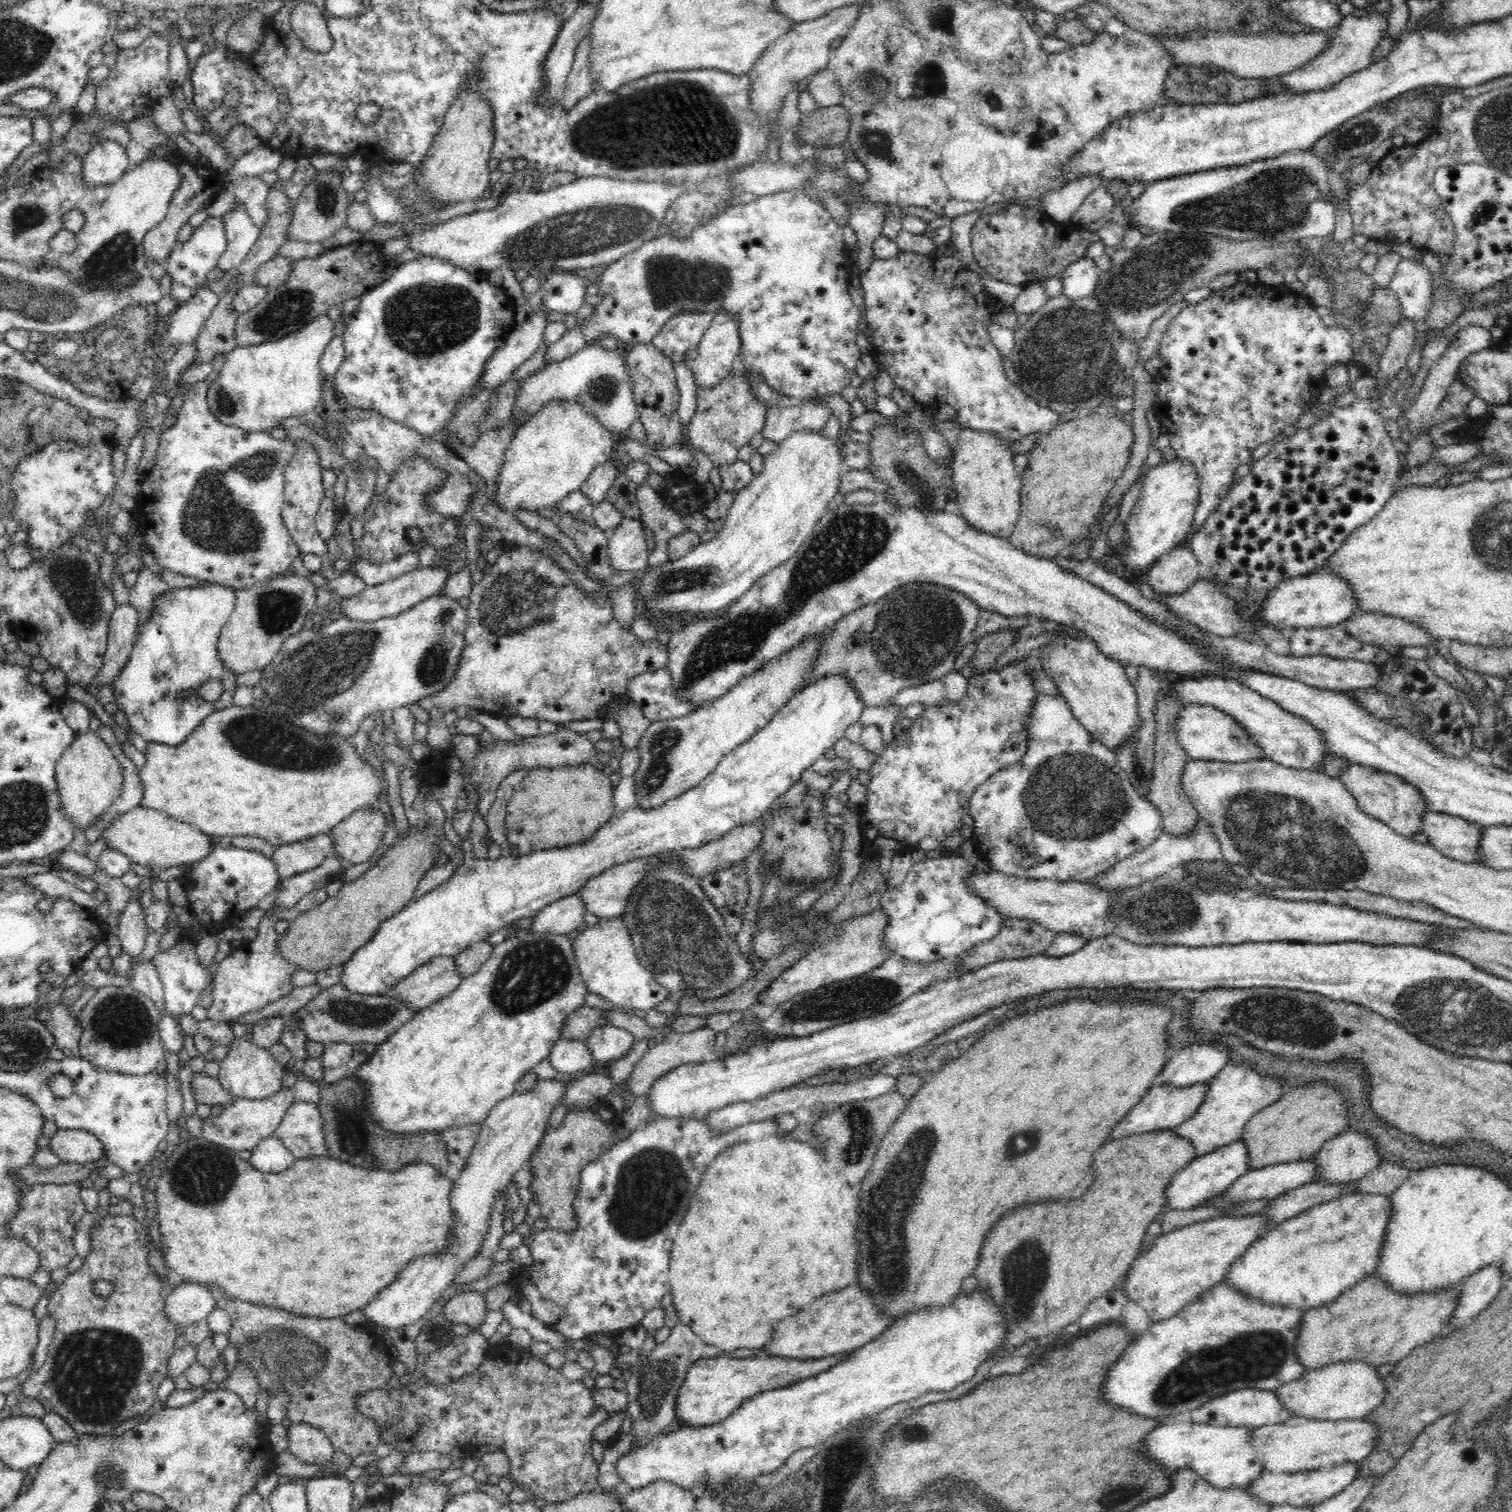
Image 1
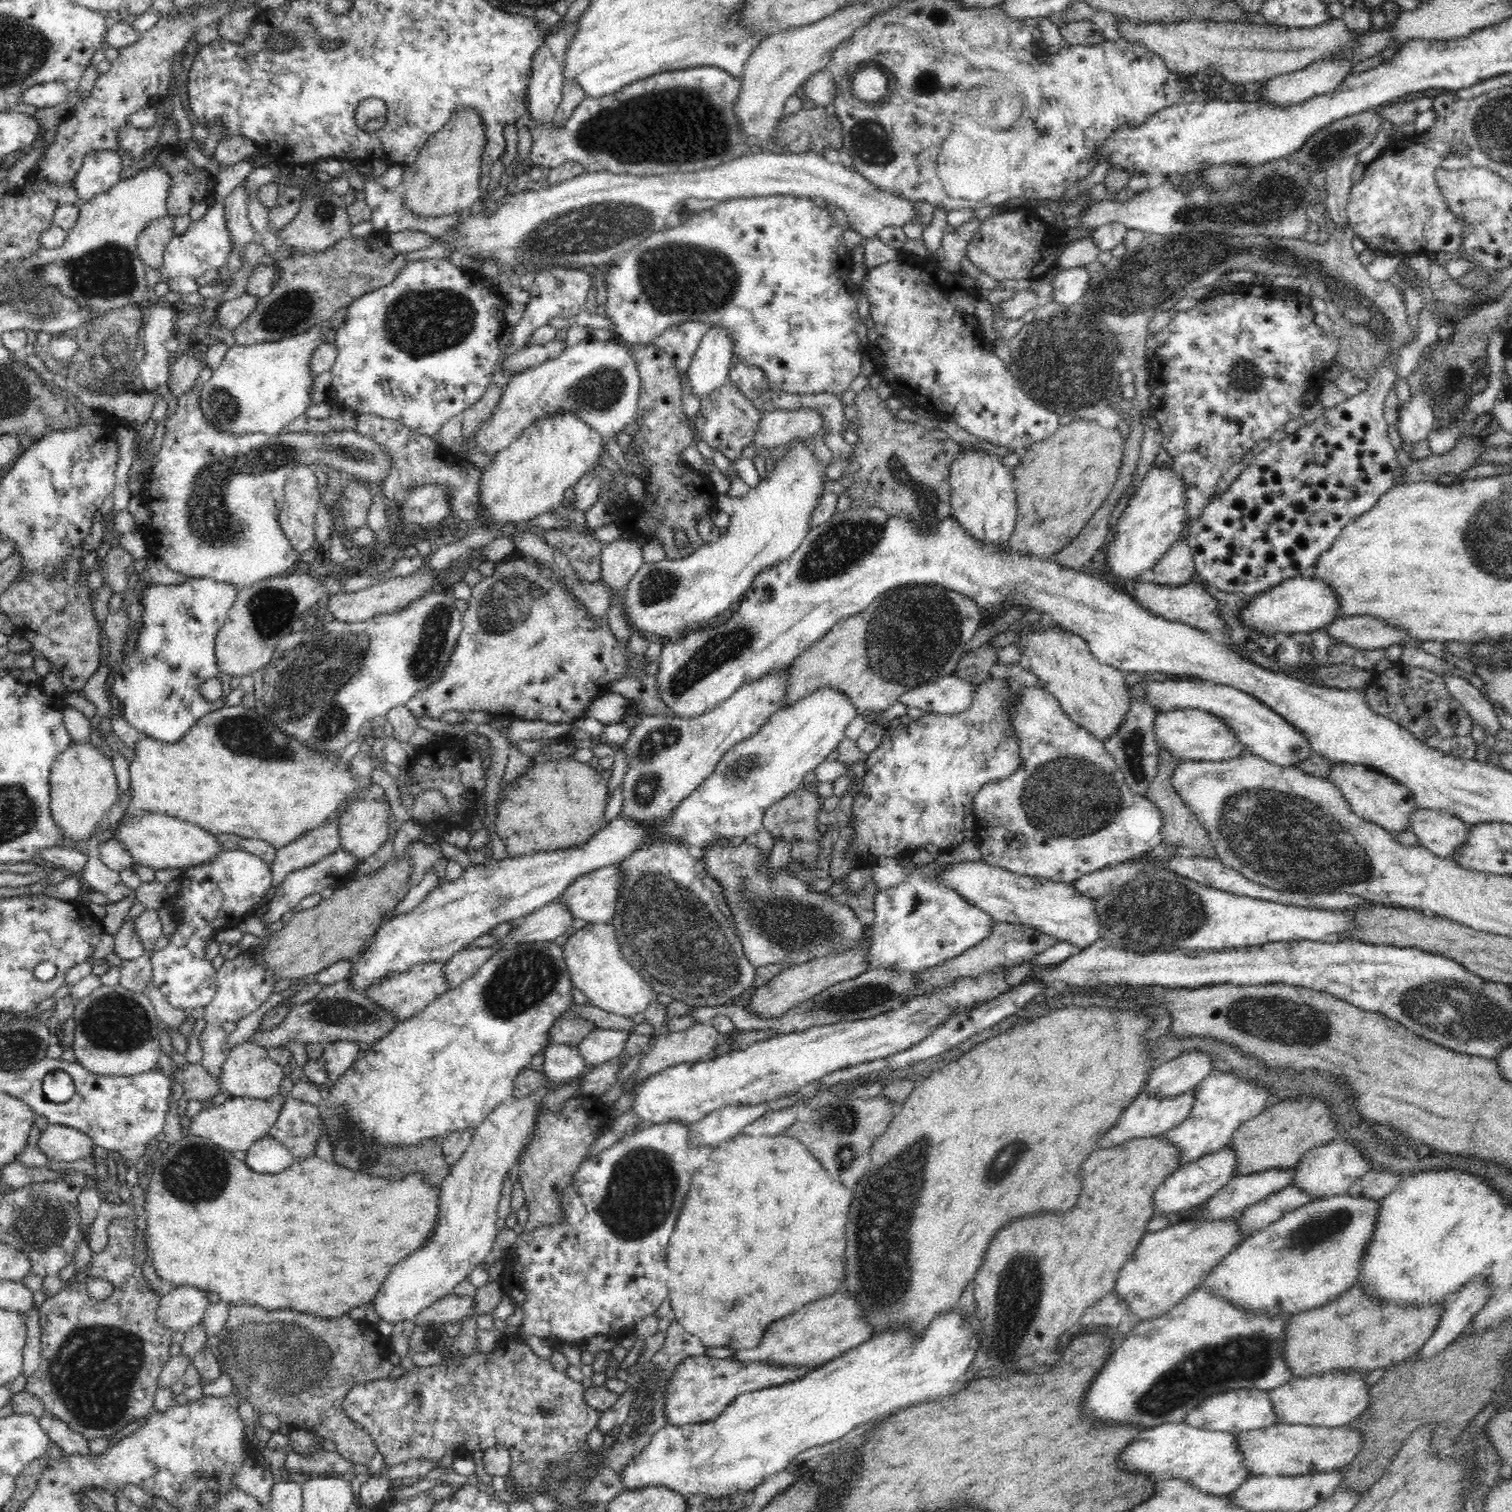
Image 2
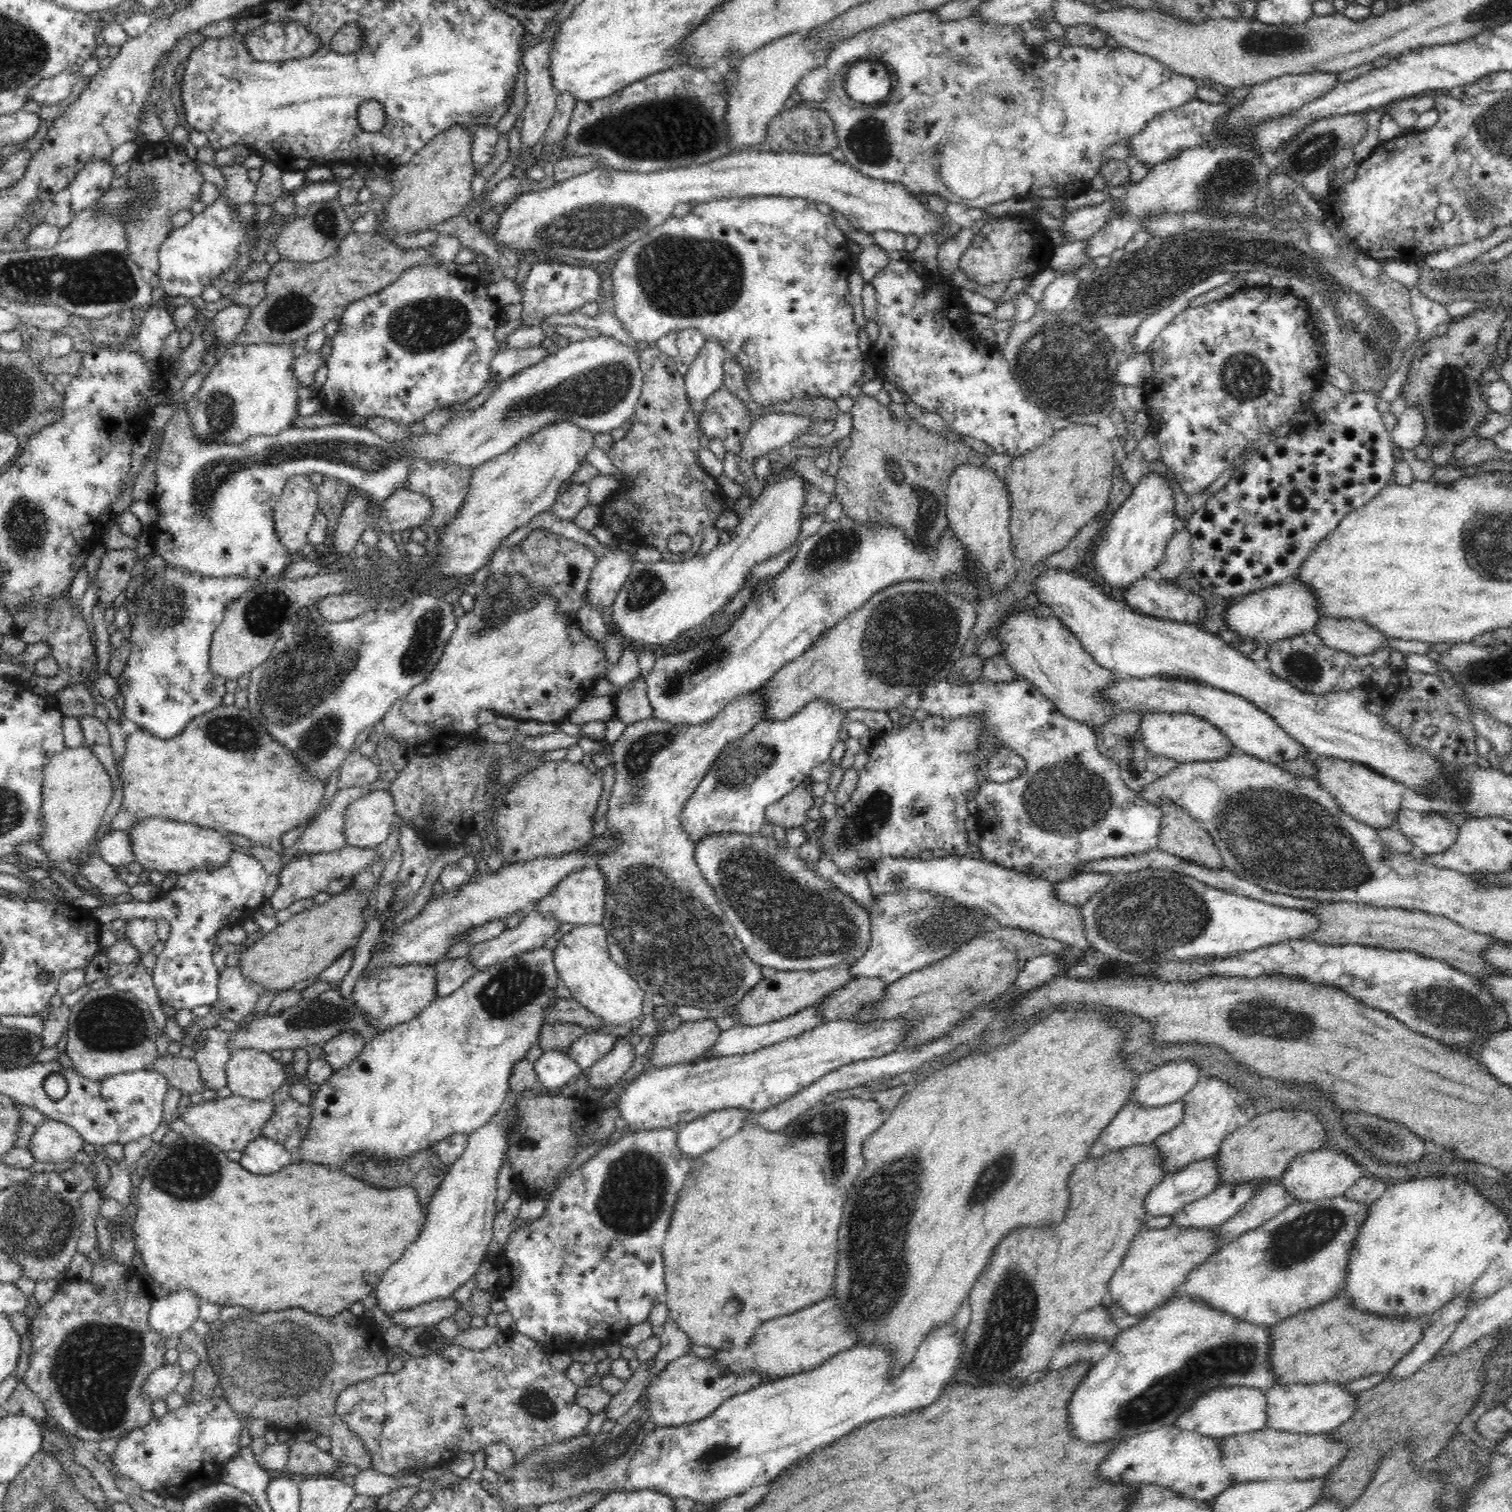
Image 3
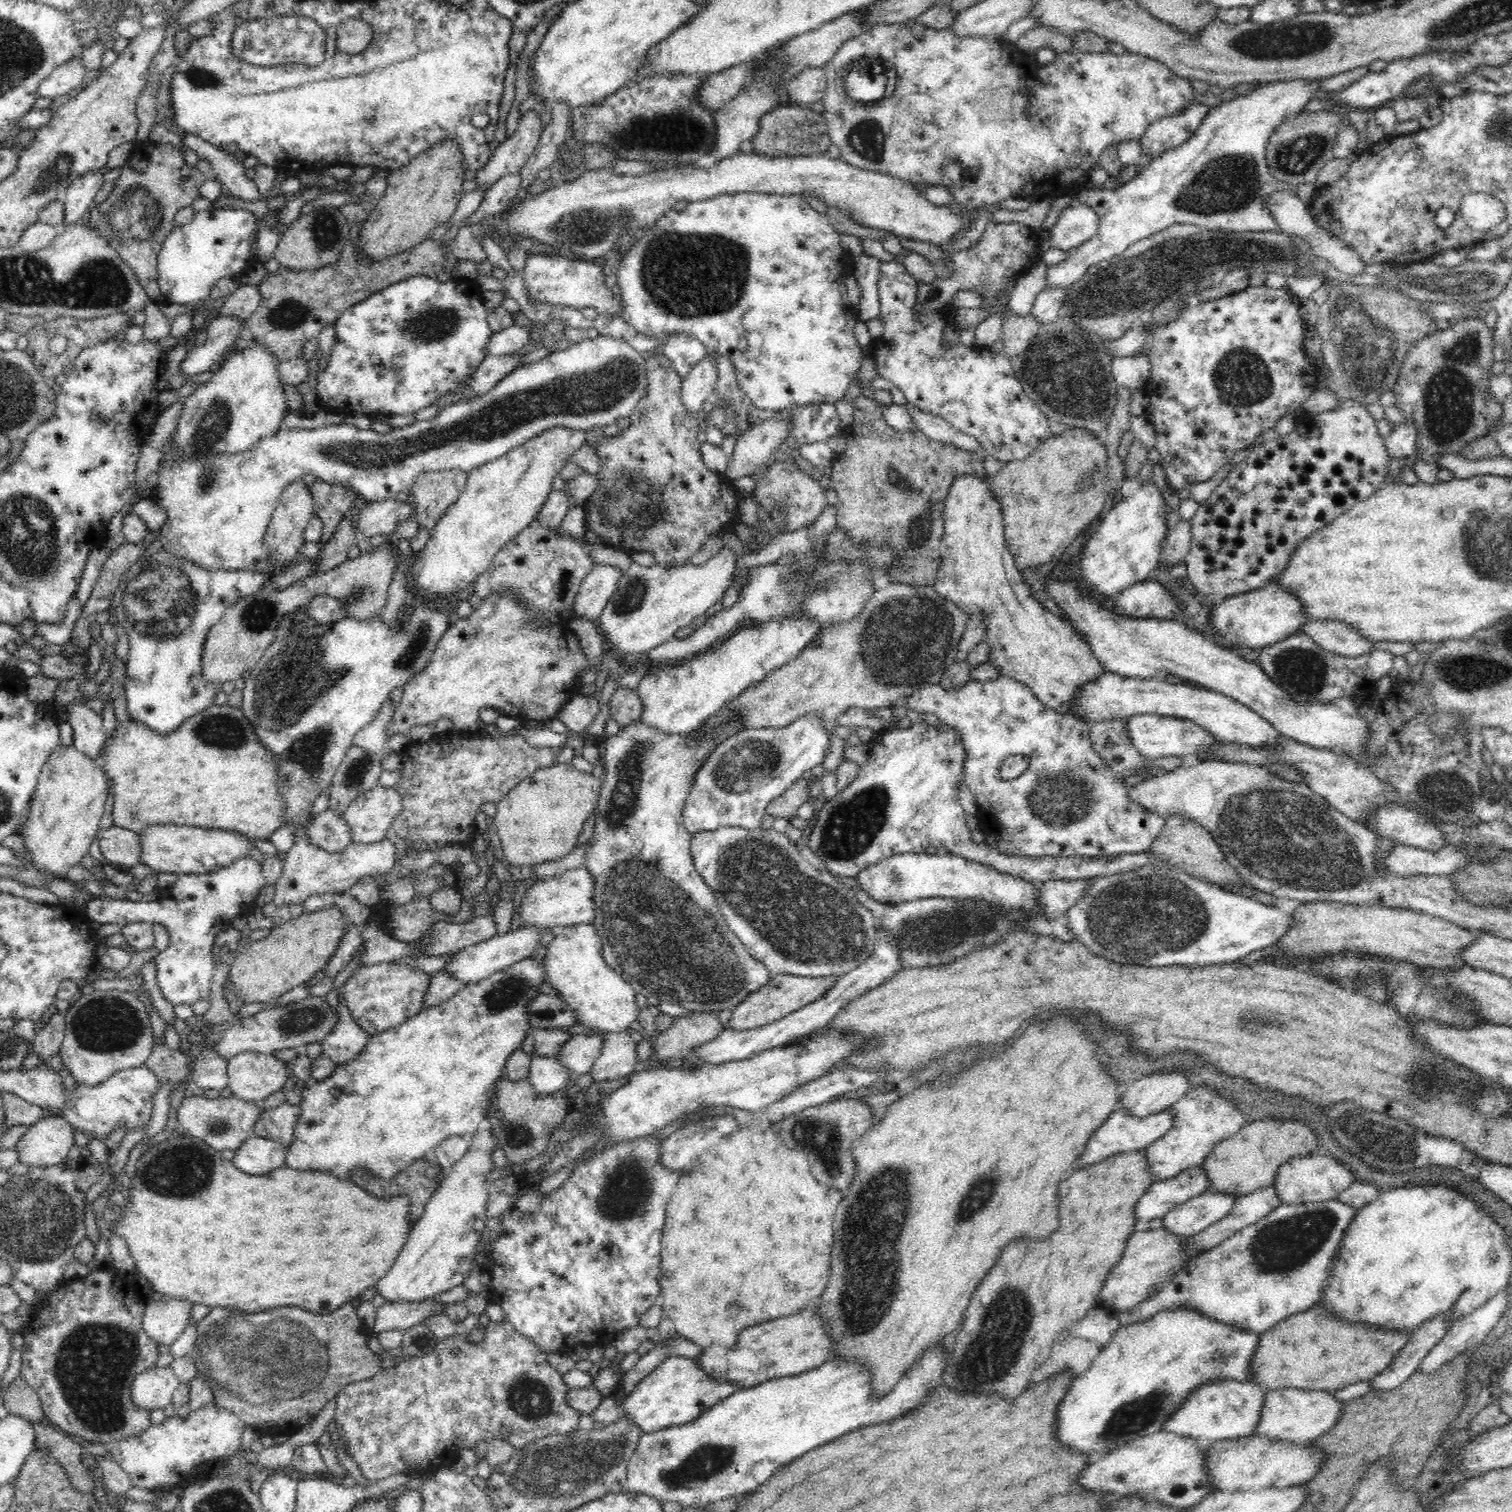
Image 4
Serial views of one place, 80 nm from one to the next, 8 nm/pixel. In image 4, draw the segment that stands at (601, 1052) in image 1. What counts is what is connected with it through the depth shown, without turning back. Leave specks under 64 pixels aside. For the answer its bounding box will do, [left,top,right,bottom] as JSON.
[556,1034,604,1074]

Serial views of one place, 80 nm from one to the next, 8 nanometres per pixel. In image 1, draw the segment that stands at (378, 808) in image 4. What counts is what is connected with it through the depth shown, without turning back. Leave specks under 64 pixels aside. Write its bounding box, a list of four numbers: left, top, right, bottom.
[330,808,386,865]

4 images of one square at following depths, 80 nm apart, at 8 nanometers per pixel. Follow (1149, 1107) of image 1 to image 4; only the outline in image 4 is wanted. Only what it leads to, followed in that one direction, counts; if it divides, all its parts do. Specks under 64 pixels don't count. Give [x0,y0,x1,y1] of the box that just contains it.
[1076,1108,1173,1169]

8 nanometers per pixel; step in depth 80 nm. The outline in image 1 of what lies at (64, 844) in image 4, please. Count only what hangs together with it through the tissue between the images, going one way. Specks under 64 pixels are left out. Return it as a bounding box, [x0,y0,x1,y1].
[56,730,124,831]

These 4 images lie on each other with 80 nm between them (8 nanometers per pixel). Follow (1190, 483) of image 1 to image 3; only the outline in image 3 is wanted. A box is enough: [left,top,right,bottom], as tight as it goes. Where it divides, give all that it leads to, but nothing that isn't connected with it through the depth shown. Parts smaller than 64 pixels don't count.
[1091,471,1176,588]

